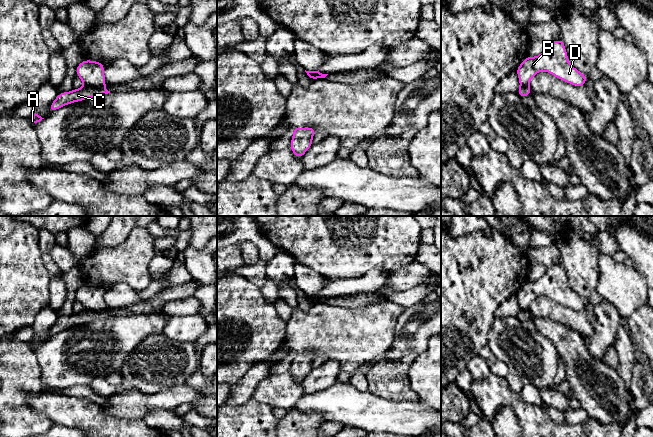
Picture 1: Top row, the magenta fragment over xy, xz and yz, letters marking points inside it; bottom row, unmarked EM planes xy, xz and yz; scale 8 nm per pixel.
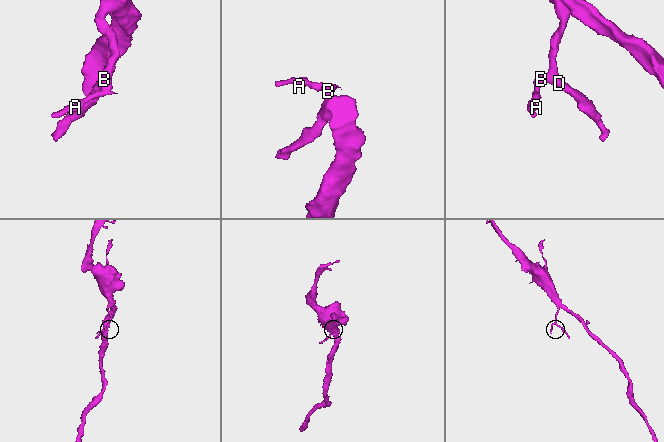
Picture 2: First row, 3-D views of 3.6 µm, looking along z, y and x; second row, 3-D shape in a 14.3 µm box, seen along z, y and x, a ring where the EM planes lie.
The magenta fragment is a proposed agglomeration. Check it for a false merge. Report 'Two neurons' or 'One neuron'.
Two neurons

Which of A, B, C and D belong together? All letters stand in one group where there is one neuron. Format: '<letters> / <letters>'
A C / B D

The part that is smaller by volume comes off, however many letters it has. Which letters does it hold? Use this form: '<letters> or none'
A, C

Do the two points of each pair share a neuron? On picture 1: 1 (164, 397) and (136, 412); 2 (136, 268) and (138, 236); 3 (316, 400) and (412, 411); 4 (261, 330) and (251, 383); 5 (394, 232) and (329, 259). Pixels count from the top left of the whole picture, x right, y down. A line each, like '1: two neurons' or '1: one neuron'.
1: one neuron
2: one neuron
3: one neuron
4: two neurons
5: one neuron

